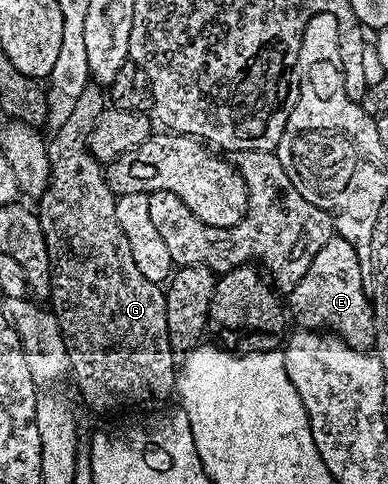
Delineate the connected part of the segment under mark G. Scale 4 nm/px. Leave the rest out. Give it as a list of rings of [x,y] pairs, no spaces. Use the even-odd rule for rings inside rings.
[[[89,84],[70,103],[70,111],[62,122],[62,127],[46,143],[48,160],[50,161],[50,182],[42,197],[37,199],[36,213],[38,223],[44,232],[46,251],[50,261],[50,298],[54,315],[60,320],[62,335],[66,341],[66,351],[70,357],[70,374],[82,393],[82,398],[98,414],[110,414],[113,410],[126,410],[129,406],[150,406],[153,402],[162,402],[169,394],[176,390],[176,351],[170,346],[168,340],[168,320],[166,319],[166,295],[163,287],[157,282],[148,280],[140,268],[136,268],[136,260],[132,256],[132,248],[128,248],[128,236],[124,236],[124,228],[116,220],[116,196],[108,188],[106,172],[103,163],[97,162],[90,151],[90,133],[96,128],[96,120],[108,109],[108,98],[103,87],[97,84]]]

